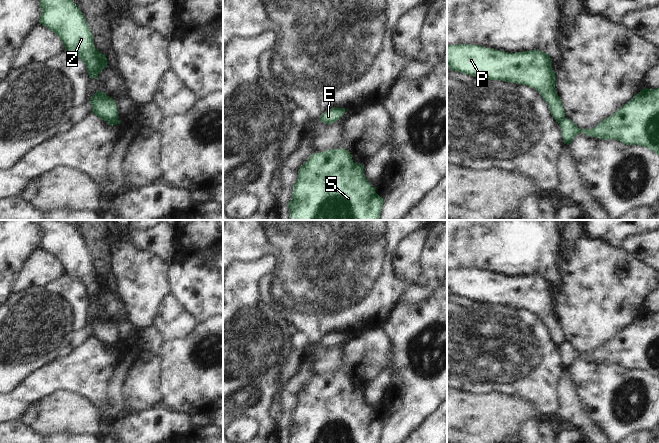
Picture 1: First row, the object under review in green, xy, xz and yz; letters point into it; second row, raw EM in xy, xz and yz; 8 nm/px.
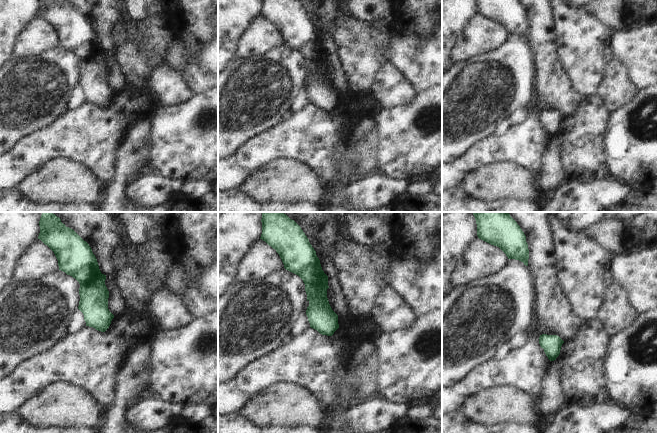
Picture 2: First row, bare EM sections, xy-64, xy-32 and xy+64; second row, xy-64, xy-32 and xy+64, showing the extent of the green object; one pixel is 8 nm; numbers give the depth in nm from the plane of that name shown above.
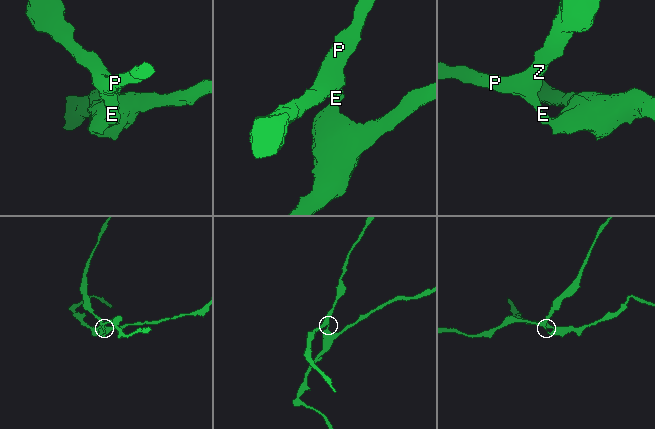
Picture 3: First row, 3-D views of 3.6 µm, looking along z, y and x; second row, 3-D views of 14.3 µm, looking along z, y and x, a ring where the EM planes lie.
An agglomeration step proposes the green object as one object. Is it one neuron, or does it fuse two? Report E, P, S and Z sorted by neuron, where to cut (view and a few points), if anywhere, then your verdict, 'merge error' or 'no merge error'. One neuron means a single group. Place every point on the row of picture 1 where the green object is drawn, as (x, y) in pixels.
E S / P Z | yz (564, 118), (558, 122) | merge error

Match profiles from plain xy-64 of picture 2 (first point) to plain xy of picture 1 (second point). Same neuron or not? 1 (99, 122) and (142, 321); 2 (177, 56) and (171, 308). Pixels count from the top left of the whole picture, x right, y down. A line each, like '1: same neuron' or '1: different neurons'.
1: different neurons
2: different neurons

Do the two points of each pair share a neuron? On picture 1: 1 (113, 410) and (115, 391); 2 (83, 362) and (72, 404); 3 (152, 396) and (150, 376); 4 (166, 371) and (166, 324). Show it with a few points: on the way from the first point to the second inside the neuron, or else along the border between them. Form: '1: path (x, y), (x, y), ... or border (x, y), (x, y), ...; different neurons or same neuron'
1: path (115, 405), (115, 396); same neuron
2: border (52, 392), (75, 392), (85, 397), (94, 406); different neurons
3: path (150, 391), (150, 381); same neuron
4: border (189, 334), (181, 338), (163, 341); different neurons

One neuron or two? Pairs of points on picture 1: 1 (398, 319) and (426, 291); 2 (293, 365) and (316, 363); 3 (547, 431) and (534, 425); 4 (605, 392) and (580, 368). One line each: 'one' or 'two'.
1: two
2: two
3: one
4: one

